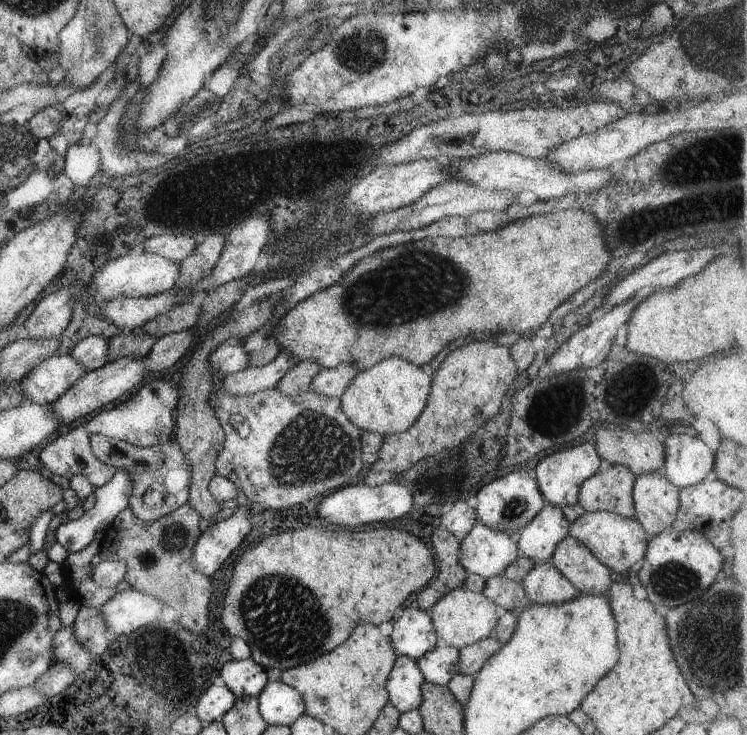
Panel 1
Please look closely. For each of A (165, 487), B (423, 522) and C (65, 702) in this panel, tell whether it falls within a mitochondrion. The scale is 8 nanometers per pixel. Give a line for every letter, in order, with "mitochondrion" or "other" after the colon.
A: other
B: other
C: other

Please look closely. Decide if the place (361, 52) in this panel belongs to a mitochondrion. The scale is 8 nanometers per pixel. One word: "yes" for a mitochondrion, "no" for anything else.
yes

